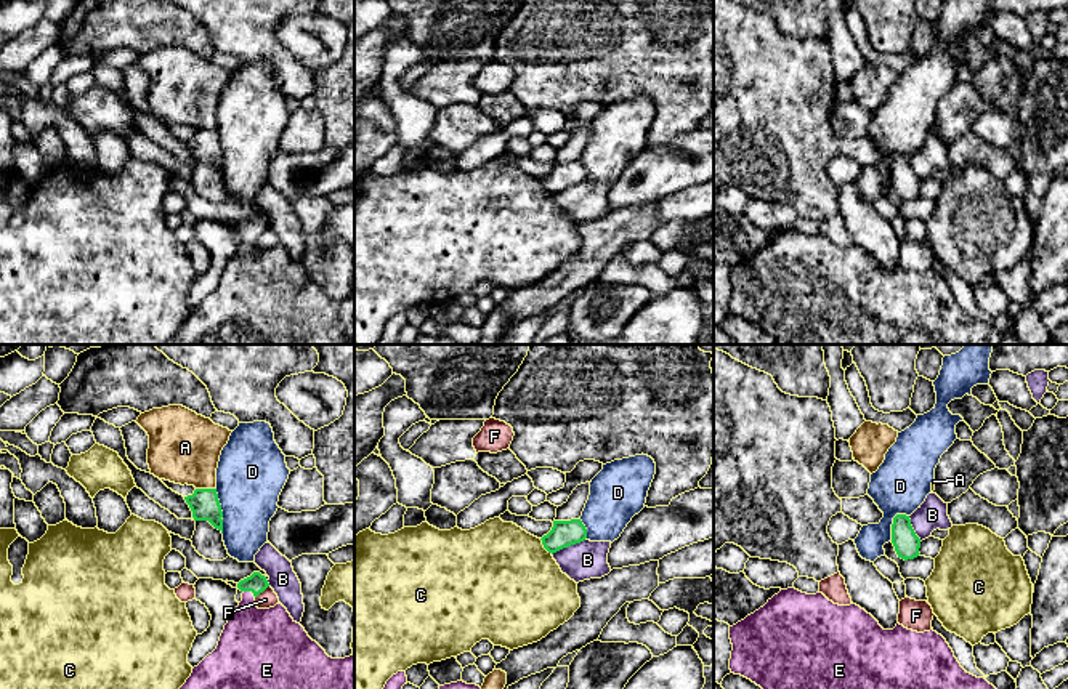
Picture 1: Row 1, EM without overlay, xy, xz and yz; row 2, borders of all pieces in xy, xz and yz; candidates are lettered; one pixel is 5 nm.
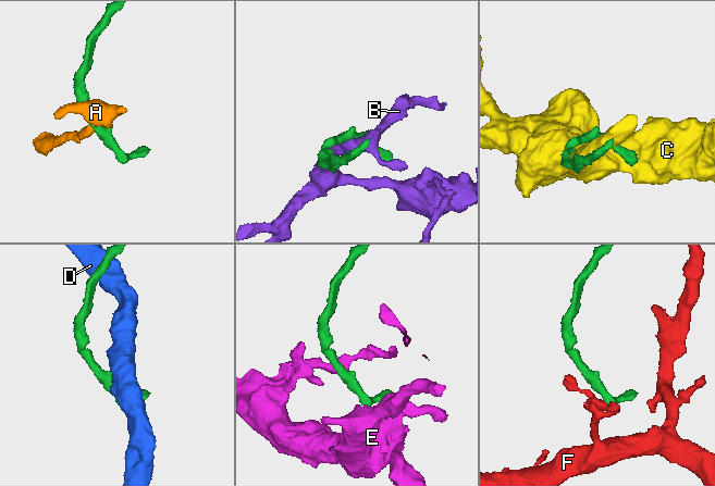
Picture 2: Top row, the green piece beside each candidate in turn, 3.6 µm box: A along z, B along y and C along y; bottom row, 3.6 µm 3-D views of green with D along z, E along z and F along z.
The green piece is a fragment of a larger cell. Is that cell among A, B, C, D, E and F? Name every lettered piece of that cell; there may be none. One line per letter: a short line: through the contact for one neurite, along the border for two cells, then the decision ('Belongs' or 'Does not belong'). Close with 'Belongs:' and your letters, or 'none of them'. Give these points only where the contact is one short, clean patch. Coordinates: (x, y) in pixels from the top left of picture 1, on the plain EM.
A: Does not belong
B: Does not belong
C: Does not belong
D: Line: xy (215, 130), (223, 173). Does not belong
E: Line: xy (257, 225), (250, 231), (249, 268), (254, 281). Belongs
F: Line: xy (268, 226), (255, 239). Does not belong
Belongs: E

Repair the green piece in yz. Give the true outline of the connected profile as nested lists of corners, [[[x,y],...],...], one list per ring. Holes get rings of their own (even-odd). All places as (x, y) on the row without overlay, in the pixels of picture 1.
[[[896,155],[892,165],[892,184],[898,199],[908,202],[917,199],[920,179],[916,176],[911,160],[906,155]]]

